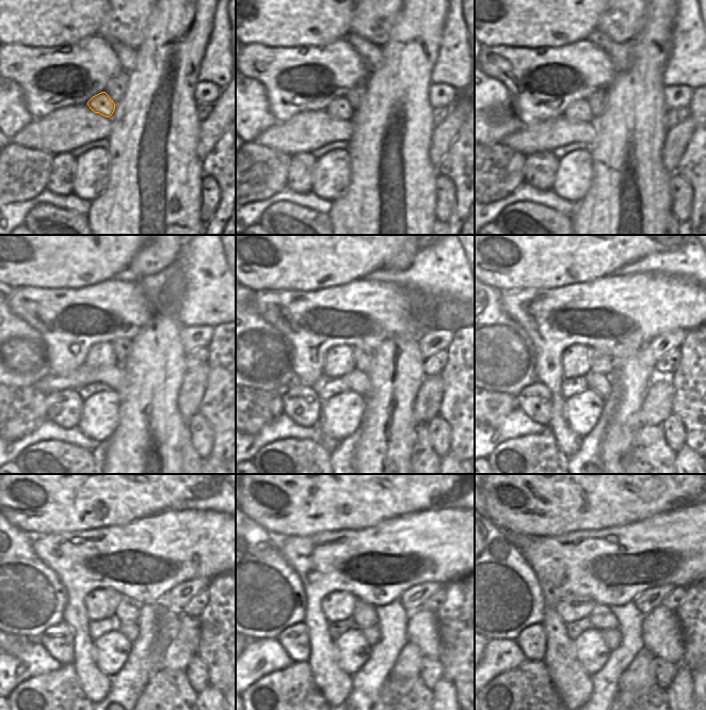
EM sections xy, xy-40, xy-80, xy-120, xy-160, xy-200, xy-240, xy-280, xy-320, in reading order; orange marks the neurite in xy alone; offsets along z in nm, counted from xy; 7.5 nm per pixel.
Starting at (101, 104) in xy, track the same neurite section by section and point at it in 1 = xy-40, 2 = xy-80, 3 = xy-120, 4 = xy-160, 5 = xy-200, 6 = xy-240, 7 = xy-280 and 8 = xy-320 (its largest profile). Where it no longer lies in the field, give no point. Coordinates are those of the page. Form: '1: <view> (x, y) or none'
1: xy-40 (339, 108)
2: xy-80 (579, 111)
3: xy-120 (100, 354)
4: xy-160 (339, 361)
5: xy-200 (577, 359)
6: xy-240 (100, 604)
7: xy-280 (339, 605)
8: xy-320 (571, 608)

